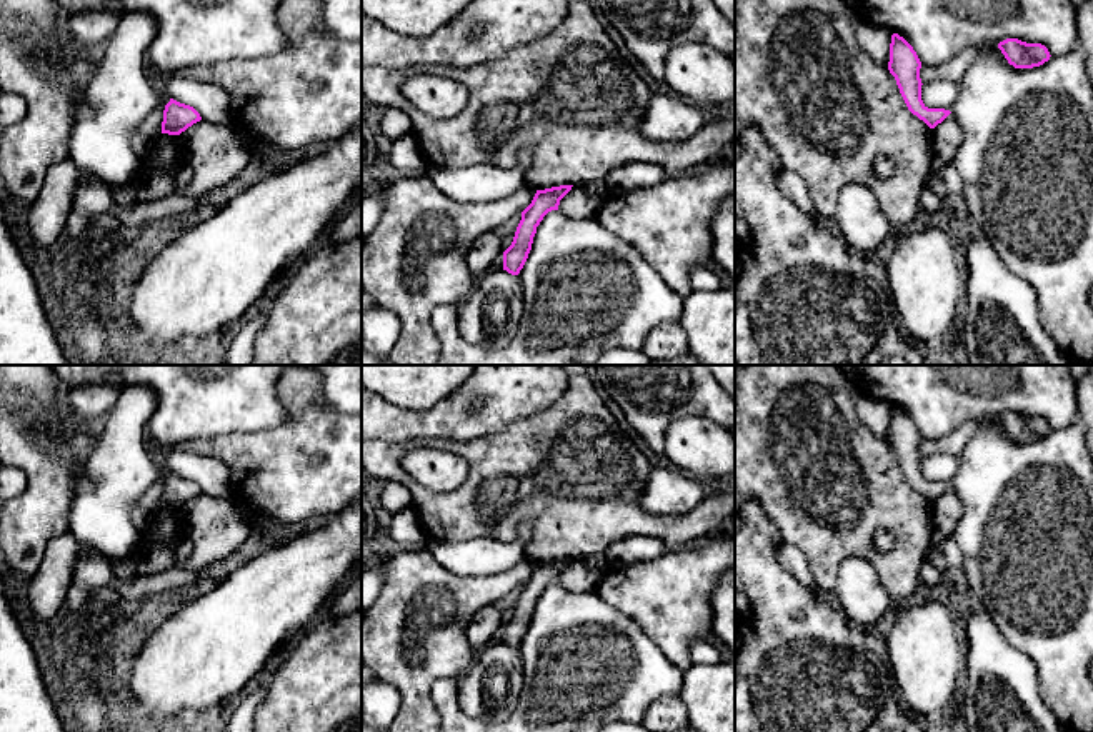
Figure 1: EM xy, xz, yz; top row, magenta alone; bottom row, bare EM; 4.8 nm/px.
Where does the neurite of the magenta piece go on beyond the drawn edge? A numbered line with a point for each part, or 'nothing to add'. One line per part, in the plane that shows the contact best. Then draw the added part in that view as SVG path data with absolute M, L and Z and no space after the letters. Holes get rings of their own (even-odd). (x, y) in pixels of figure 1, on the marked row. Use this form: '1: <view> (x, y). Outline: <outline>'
nothing to add

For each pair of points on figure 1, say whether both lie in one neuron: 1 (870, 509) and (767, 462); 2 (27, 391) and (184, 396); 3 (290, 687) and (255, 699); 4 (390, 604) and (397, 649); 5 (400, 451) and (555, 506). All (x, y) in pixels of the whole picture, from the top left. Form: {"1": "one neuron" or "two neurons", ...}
{"1": "one neuron", "2": "two neurons", "3": "two neurons", "4": "one neuron", "5": "one neuron"}

